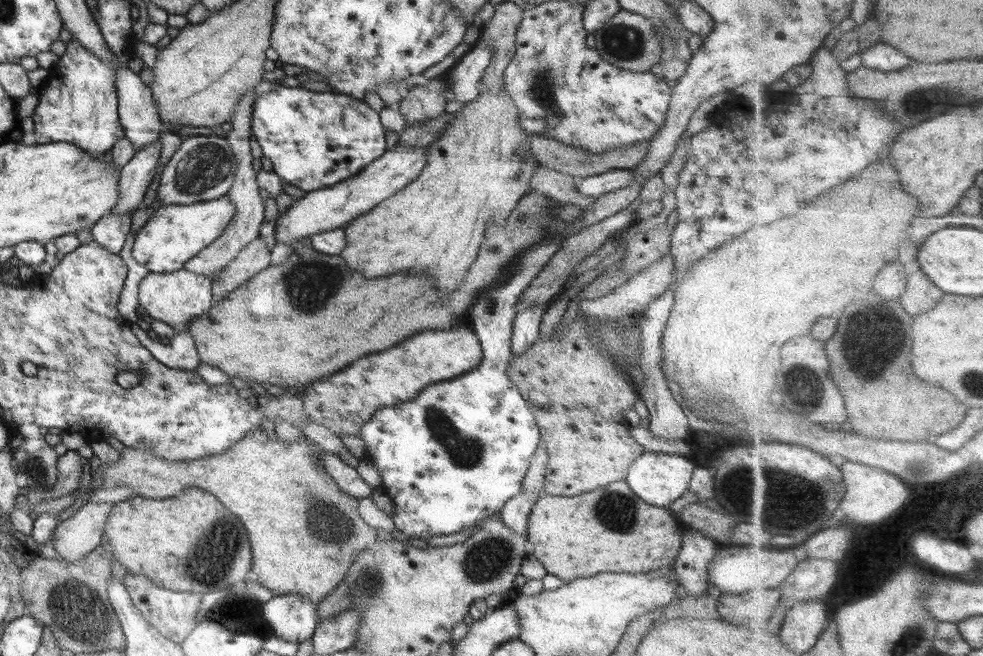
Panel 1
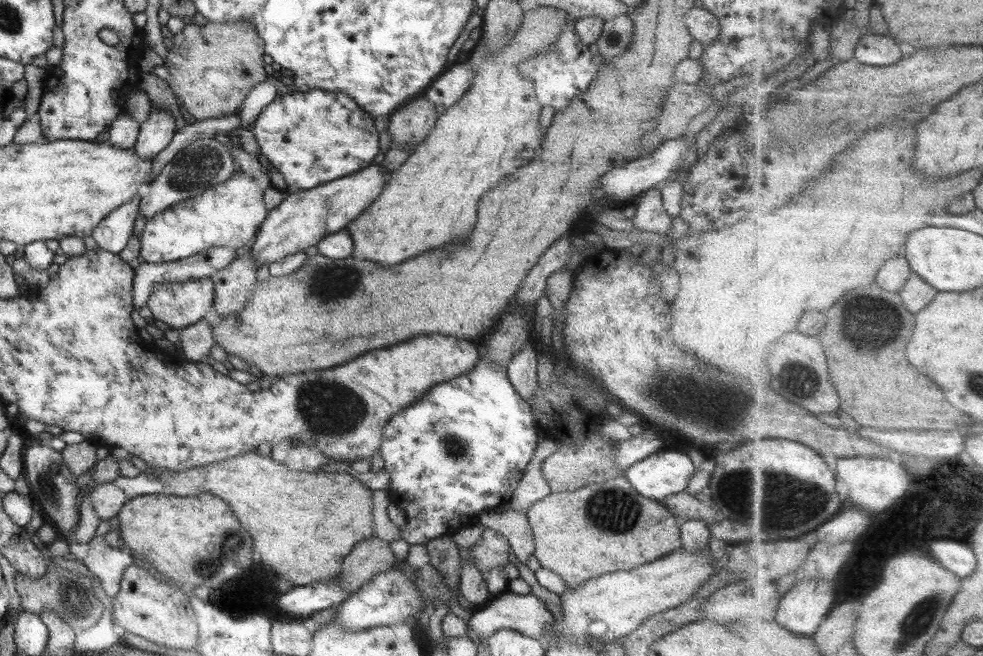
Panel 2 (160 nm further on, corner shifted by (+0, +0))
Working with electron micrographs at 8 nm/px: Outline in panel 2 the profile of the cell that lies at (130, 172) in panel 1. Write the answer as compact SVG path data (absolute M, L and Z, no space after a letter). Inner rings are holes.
M154 103L147 119L139 125L139 135L133 148L143 159L154 158L170 144L176 131L174 114Z

